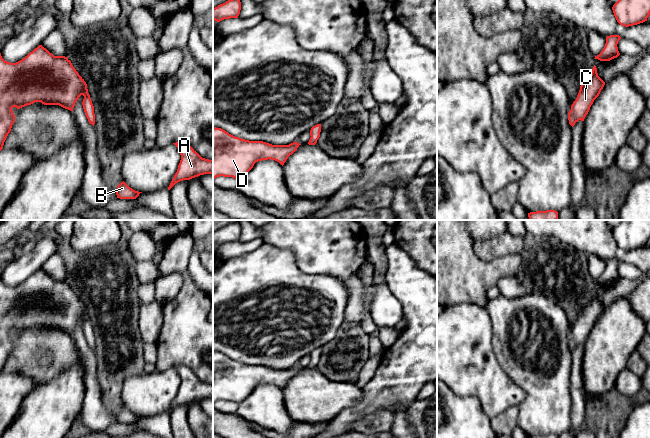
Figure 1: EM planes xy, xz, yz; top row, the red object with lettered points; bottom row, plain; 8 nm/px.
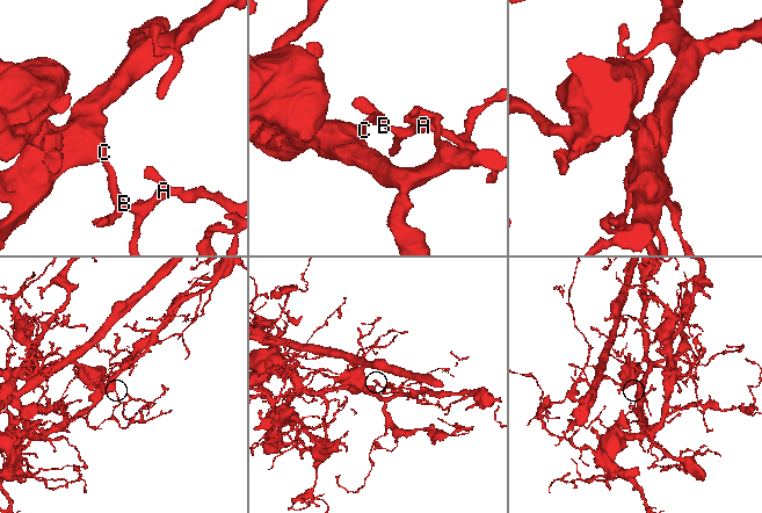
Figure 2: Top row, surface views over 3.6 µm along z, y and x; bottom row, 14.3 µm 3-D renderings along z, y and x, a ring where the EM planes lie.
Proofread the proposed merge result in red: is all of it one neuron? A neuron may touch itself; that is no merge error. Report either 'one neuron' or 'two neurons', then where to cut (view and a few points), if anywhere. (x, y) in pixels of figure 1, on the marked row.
one neuron; cut none

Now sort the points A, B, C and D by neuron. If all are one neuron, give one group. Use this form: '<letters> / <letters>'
A B C D

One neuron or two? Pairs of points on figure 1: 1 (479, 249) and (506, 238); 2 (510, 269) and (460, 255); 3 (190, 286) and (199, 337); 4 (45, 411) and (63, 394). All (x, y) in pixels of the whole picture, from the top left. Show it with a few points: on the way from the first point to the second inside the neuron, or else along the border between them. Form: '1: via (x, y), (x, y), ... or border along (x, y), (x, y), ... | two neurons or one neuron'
1: via (486, 249), (499, 245) | one neuron
2: via (498, 269), (474, 269), (472, 267) | one neuron
3: via (190, 299), (190, 324) | one neuron
4: via (49, 408), (59, 398) | one neuron

